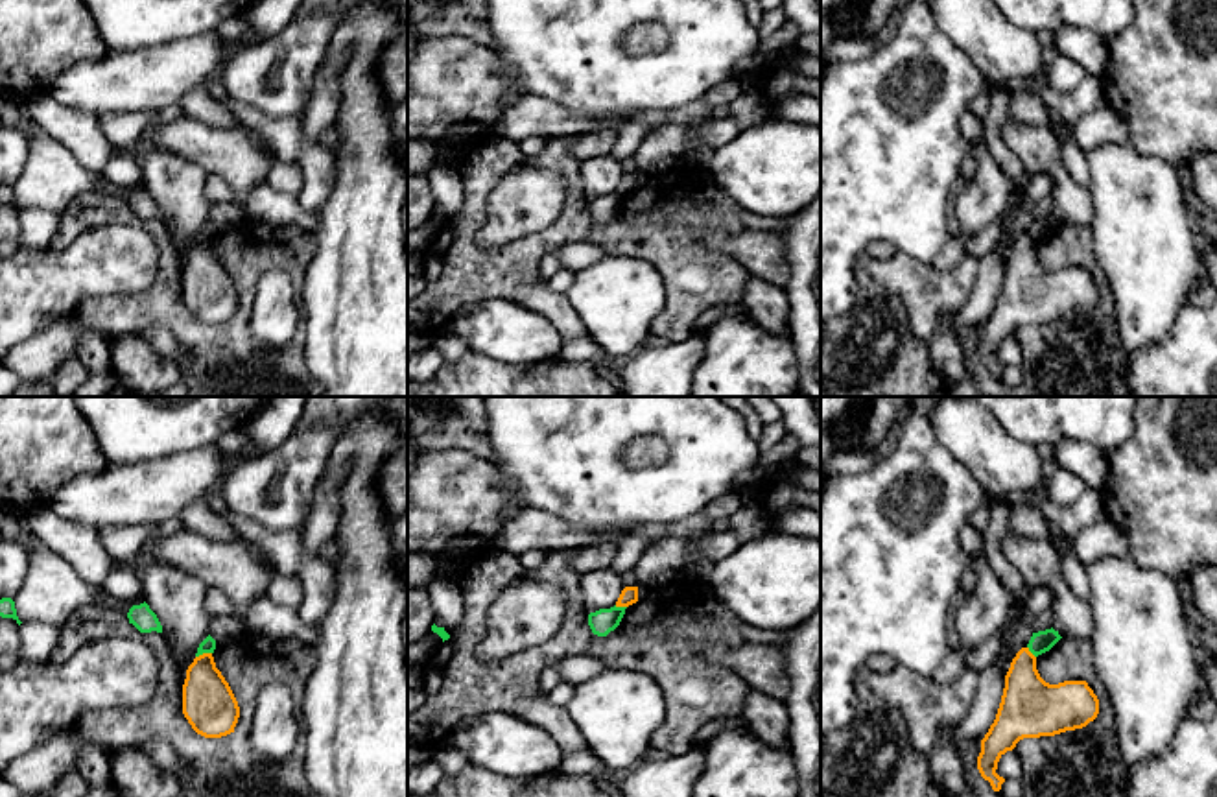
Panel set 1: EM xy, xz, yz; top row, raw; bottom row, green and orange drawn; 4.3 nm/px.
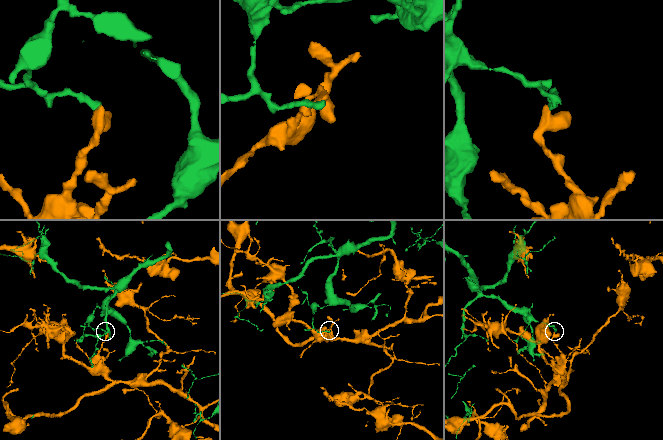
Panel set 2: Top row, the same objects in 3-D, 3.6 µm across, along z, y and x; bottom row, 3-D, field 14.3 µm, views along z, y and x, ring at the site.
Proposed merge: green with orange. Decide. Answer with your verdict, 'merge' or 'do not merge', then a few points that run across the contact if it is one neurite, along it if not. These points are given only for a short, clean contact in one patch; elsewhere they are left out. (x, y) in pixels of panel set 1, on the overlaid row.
do not merge; line xy (211, 652), (196, 657)

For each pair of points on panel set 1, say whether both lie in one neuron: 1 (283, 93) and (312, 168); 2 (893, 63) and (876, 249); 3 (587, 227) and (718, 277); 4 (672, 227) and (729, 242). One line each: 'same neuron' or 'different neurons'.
1: different neurons
2: different neurons
3: same neuron
4: different neurons

